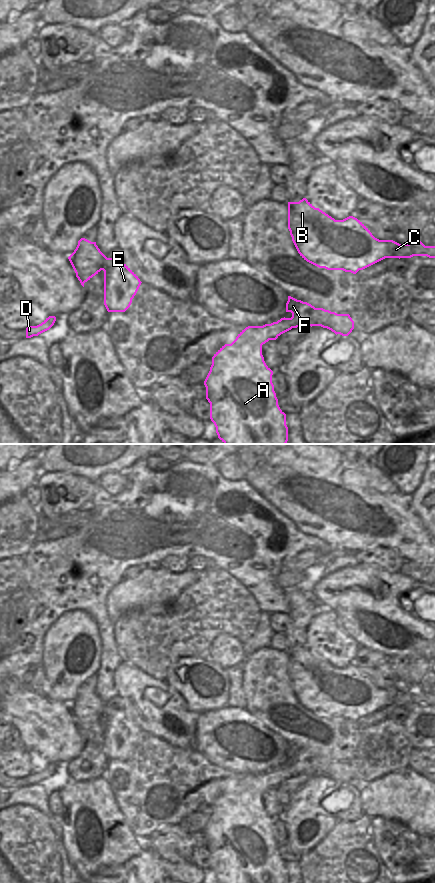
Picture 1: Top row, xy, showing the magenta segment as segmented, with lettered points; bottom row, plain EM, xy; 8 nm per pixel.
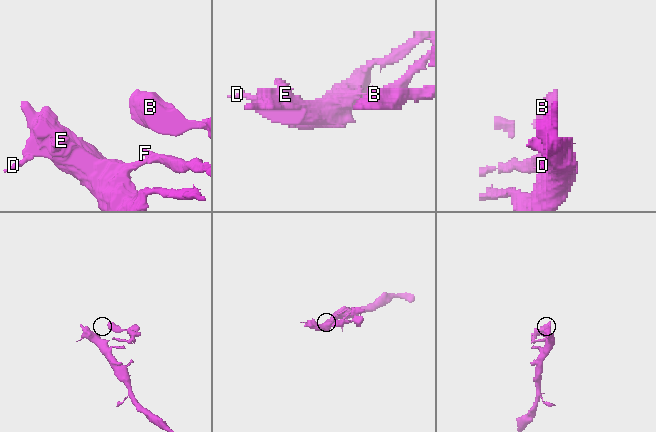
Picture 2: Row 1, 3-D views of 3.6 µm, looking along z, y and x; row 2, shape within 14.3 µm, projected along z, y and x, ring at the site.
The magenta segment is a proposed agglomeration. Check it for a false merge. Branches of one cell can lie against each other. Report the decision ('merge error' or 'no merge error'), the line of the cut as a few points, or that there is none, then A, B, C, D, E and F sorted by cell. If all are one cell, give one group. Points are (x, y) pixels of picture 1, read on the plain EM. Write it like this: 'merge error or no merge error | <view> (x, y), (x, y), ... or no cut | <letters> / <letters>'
merge error | xy (289, 766), (292, 775) | A D E / B C F

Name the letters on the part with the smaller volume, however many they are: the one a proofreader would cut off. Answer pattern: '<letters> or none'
B, C, F

